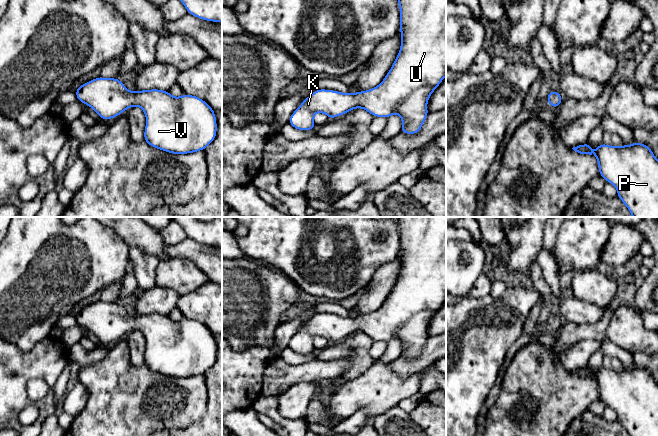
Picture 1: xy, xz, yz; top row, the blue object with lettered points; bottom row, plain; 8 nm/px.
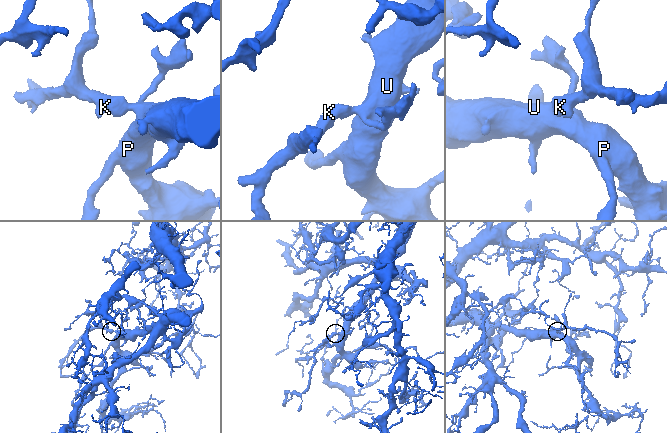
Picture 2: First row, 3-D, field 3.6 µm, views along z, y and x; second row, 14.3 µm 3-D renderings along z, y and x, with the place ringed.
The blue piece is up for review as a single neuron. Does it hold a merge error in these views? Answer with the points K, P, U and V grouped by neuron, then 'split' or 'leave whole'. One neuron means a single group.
groups K P U V; leave whole

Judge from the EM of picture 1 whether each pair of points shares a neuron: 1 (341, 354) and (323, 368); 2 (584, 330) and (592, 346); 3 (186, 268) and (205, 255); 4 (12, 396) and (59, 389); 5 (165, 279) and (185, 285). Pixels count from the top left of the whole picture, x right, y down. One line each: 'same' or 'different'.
1: different
2: different
3: different
4: different
5: same

